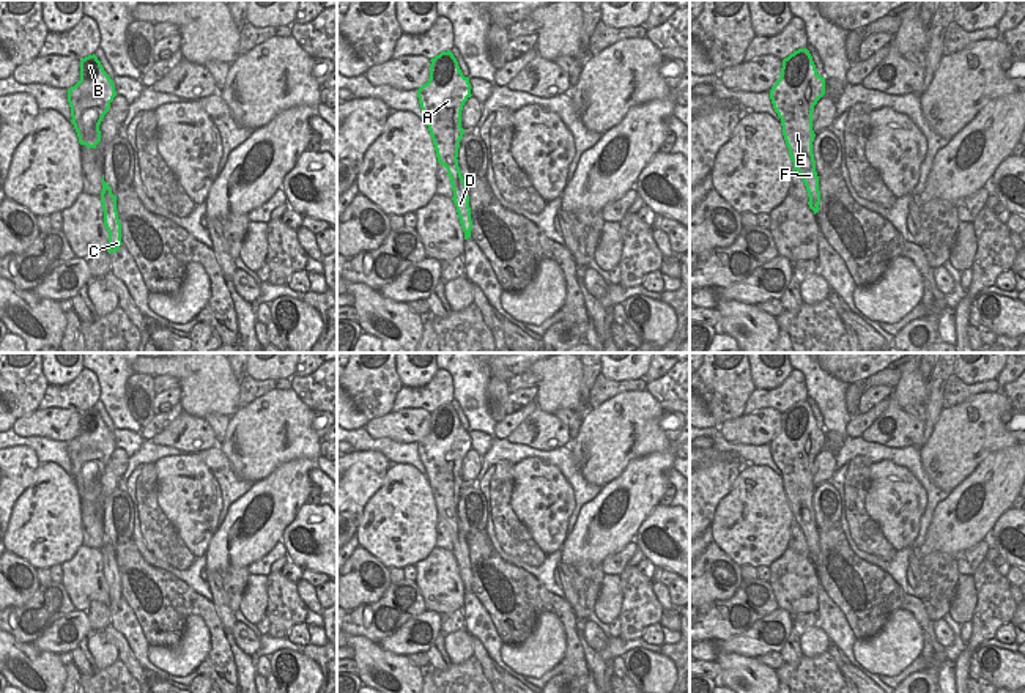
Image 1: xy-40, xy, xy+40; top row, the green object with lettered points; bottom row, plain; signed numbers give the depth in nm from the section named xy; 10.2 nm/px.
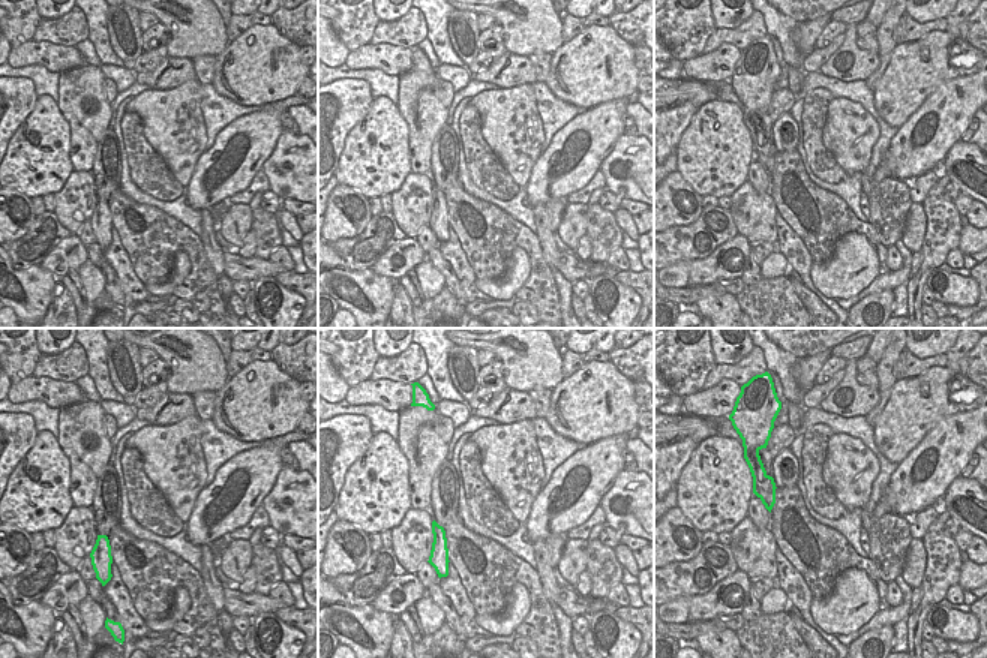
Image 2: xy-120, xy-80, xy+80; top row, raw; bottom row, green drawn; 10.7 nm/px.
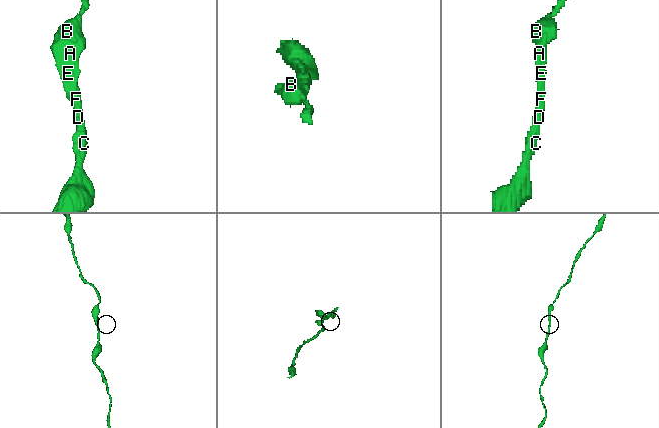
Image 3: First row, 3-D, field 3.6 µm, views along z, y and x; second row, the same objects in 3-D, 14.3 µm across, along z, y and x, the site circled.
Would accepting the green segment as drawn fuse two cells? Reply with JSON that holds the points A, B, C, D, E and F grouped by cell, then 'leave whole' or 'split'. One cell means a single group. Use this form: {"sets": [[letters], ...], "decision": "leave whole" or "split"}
{"sets": [["A", "B", "C", "D", "E", "F"]], "decision": "leave whole"}

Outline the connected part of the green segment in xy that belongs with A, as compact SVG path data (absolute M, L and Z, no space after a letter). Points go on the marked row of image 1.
M450 50L430 60L430 79L417 90L436 158L447 169L453 191L453 203L460 217L464 239L471 238L472 220L466 181L458 167L458 148L464 134L461 110L472 96L469 77L464 77Z

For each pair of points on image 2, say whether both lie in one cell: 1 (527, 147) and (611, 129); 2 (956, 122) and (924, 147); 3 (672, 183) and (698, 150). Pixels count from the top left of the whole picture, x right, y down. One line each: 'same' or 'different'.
1: different
2: same
3: different

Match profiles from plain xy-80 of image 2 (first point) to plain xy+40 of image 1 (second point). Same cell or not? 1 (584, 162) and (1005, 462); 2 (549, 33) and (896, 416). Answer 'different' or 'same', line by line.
1: same
2: different

